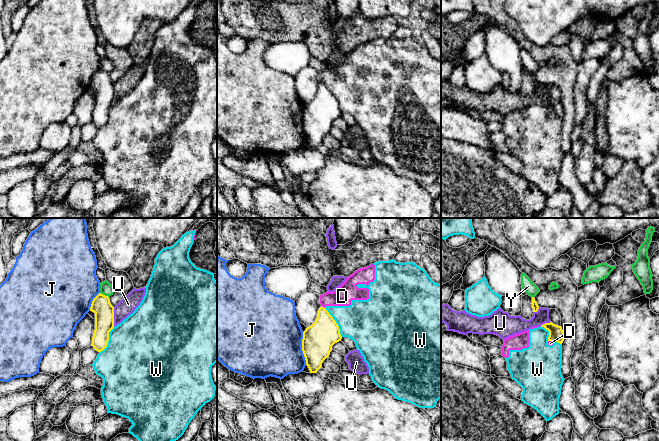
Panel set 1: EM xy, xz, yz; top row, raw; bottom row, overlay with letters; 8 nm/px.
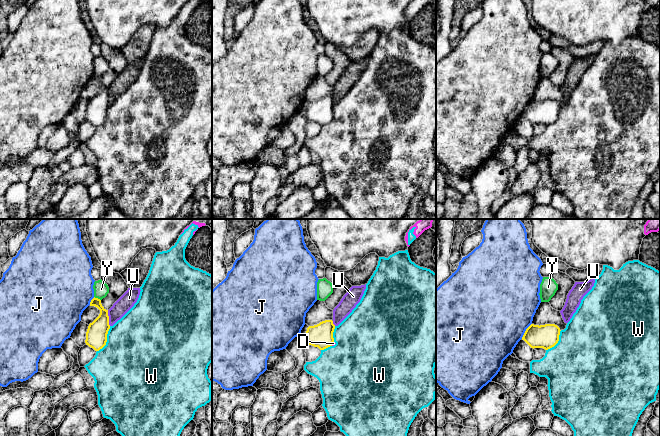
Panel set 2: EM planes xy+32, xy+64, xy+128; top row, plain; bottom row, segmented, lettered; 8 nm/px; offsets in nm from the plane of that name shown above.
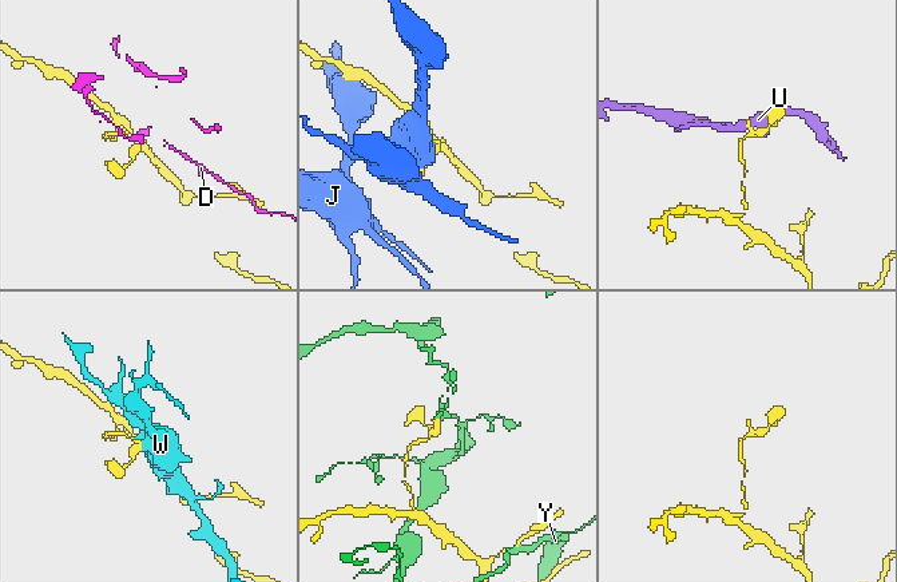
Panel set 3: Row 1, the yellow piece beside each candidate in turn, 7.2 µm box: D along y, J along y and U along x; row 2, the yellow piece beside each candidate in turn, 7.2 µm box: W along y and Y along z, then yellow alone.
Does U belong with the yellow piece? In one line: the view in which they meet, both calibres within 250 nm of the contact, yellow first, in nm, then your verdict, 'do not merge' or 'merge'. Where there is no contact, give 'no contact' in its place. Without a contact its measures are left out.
xy | 160/140 nm | do not merge

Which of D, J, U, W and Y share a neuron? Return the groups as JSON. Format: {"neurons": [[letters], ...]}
{"neurons": [["D", "W"], ["J"], ["U"], ["Y"]]}

